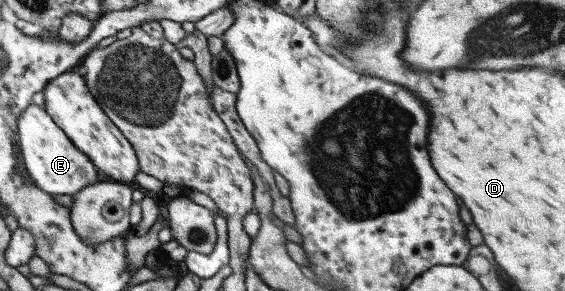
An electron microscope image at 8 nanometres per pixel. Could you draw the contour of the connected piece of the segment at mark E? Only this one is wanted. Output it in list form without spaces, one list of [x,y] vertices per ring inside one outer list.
[[[29,104],[17,116],[17,142],[26,174],[33,185],[47,195],[73,196],[89,184],[97,182],[97,168],[73,146],[64,132],[45,113],[43,107]]]

